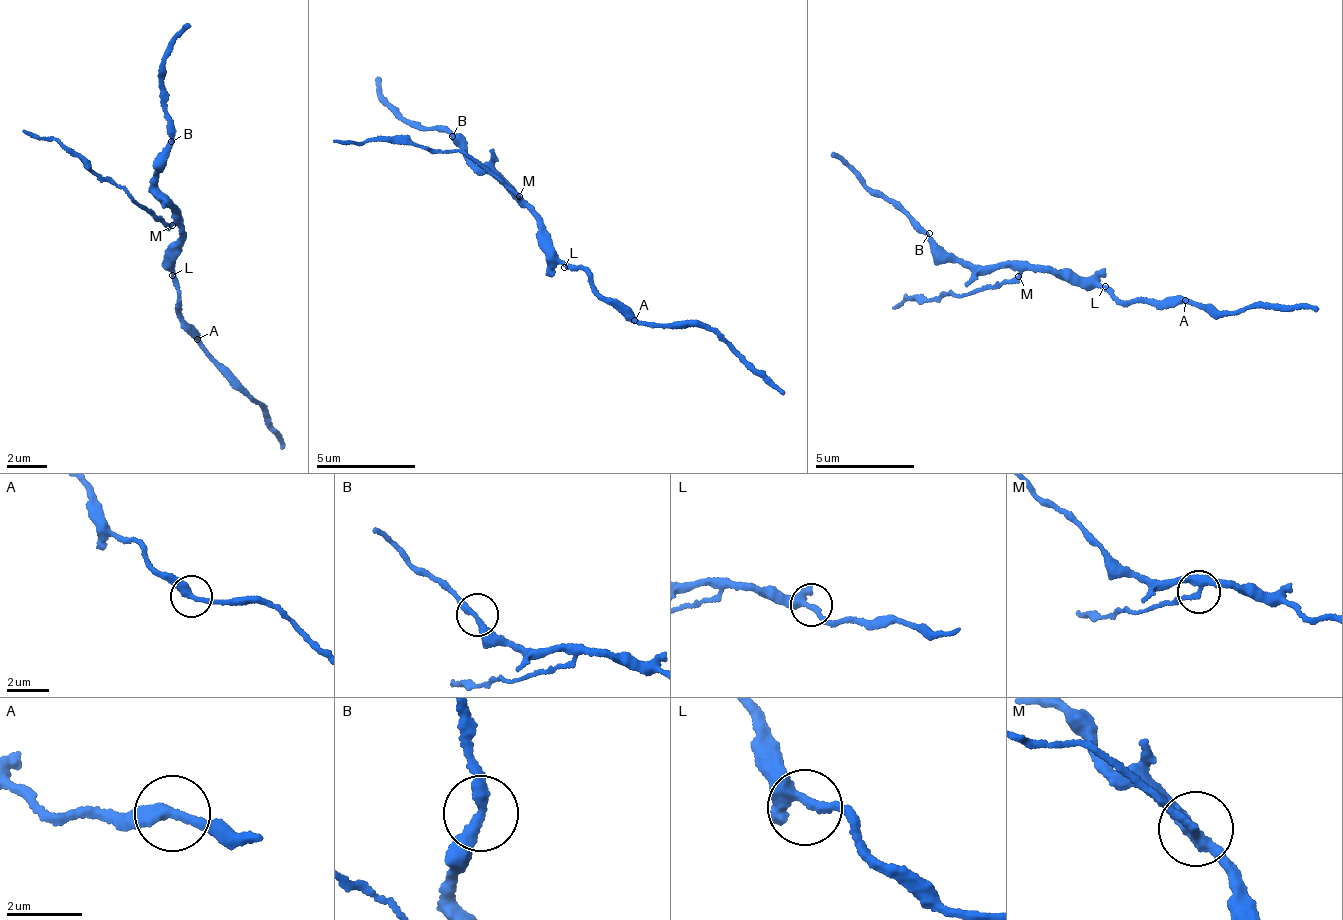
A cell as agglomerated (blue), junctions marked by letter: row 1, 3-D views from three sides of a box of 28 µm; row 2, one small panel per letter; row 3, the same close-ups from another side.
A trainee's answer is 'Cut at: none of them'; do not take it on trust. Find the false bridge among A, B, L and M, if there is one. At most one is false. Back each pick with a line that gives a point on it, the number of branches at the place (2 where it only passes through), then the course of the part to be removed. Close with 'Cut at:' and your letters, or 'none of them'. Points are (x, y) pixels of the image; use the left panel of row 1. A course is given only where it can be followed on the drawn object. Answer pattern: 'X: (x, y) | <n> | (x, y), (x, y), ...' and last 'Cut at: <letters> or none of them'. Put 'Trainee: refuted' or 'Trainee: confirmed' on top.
Trainee: refuted
M: (172, 225) | 3 | (173, 226), (57, 143), (23, 130)
Cut at: M

